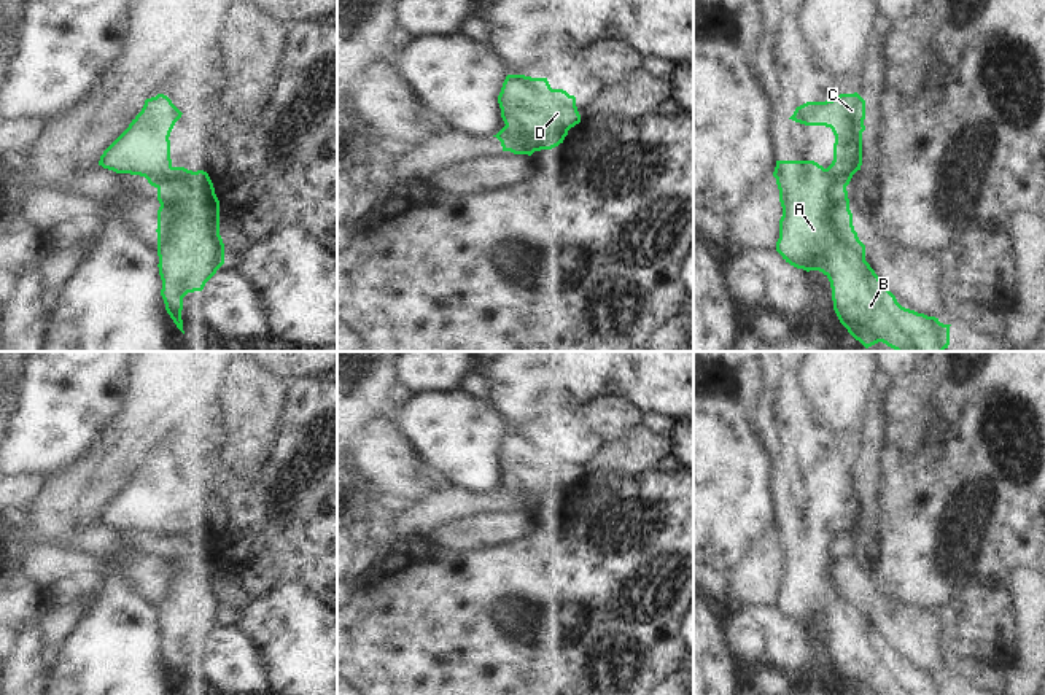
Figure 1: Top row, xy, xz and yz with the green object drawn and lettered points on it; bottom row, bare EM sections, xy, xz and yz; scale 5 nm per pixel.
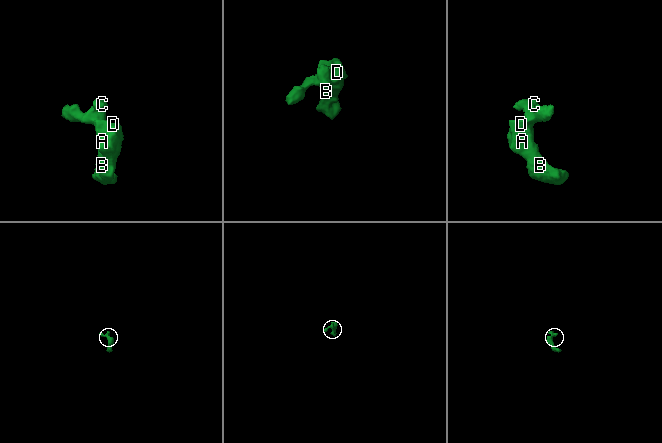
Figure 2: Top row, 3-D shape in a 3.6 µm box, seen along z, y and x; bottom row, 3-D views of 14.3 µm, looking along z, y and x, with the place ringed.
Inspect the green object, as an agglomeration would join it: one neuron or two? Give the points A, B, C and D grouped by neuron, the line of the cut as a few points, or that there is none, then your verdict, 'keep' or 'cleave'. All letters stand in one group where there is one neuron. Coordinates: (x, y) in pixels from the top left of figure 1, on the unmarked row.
A B C D | no cut | keep

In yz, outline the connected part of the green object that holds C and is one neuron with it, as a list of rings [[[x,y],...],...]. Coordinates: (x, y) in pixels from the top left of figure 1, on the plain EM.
[[[854,448],[826,458],[806,458],[789,476],[830,483],[835,491],[833,517],[827,525],[814,517],[776,517],[773,533],[783,563],[776,608],[791,622],[806,628],[819,627],[829,635],[833,666],[854,695],[950,695],[951,681],[897,658],[865,617],[865,601],[854,587],[846,542],[862,522],[865,456]]]

